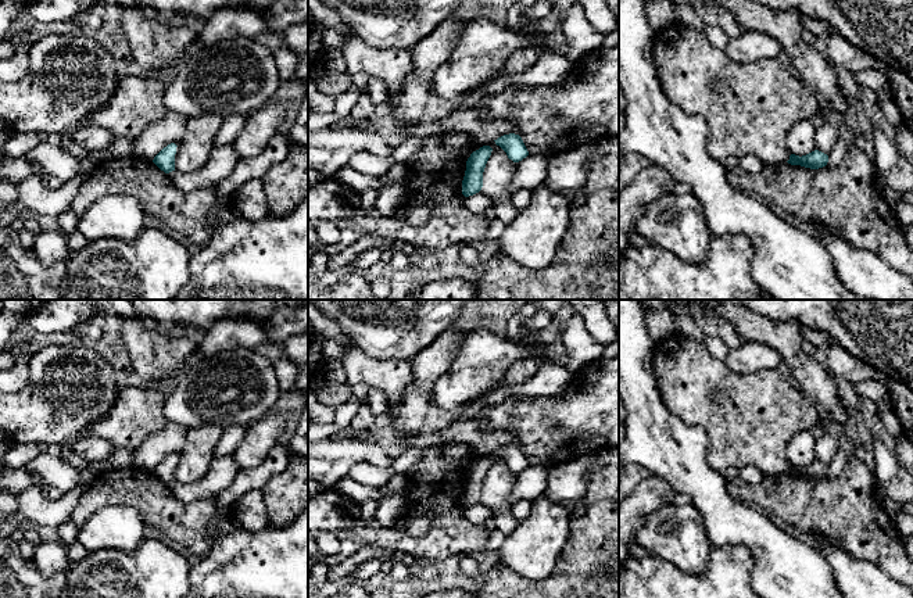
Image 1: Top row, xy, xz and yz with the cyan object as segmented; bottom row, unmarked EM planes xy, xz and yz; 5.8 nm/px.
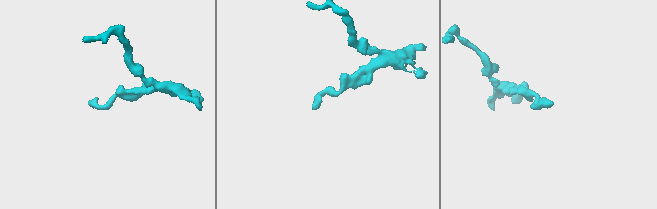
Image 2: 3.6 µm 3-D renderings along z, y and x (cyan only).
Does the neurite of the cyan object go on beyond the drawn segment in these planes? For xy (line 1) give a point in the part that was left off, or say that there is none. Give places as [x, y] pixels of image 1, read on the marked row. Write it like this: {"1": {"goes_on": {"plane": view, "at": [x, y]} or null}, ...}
{"1": {"goes_on": null}}

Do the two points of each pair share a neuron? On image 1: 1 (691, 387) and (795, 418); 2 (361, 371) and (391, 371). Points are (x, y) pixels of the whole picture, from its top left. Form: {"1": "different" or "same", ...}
{"1": "same", "2": "same"}

